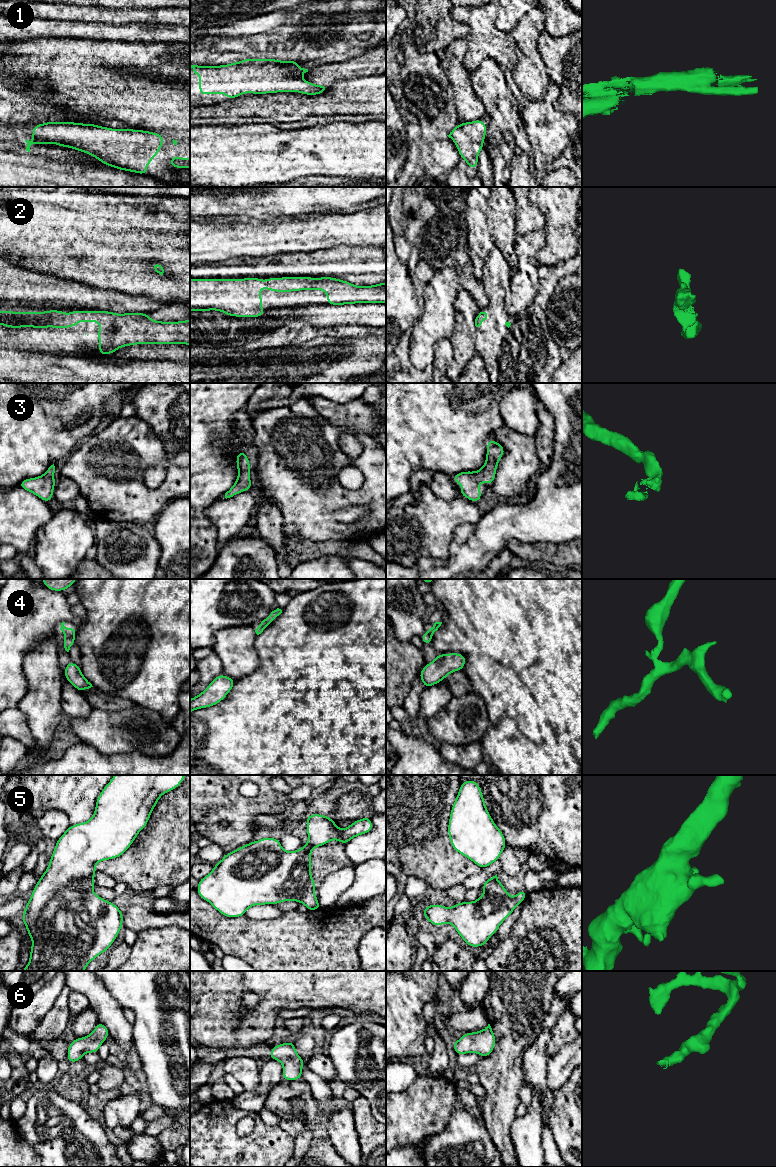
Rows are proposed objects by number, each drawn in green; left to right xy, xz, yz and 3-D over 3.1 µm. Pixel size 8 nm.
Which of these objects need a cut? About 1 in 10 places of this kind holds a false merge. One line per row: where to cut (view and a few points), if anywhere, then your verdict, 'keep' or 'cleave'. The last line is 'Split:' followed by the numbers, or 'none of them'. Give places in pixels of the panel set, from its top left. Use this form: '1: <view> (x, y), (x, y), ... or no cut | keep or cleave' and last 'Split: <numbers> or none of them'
1: no cut | keep
2: no cut | keep
3: no cut | keep
4: xy (74, 635), (65, 638) | cleave
5: no cut | keep
6: no cut | keep
Split: 4

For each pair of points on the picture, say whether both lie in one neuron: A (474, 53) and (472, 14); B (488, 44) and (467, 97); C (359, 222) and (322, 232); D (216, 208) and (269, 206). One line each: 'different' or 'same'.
A: same
B: different
C: same
D: same

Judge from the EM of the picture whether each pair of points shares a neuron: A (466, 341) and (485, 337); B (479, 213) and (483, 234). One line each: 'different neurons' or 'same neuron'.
A: different neurons
B: same neuron

